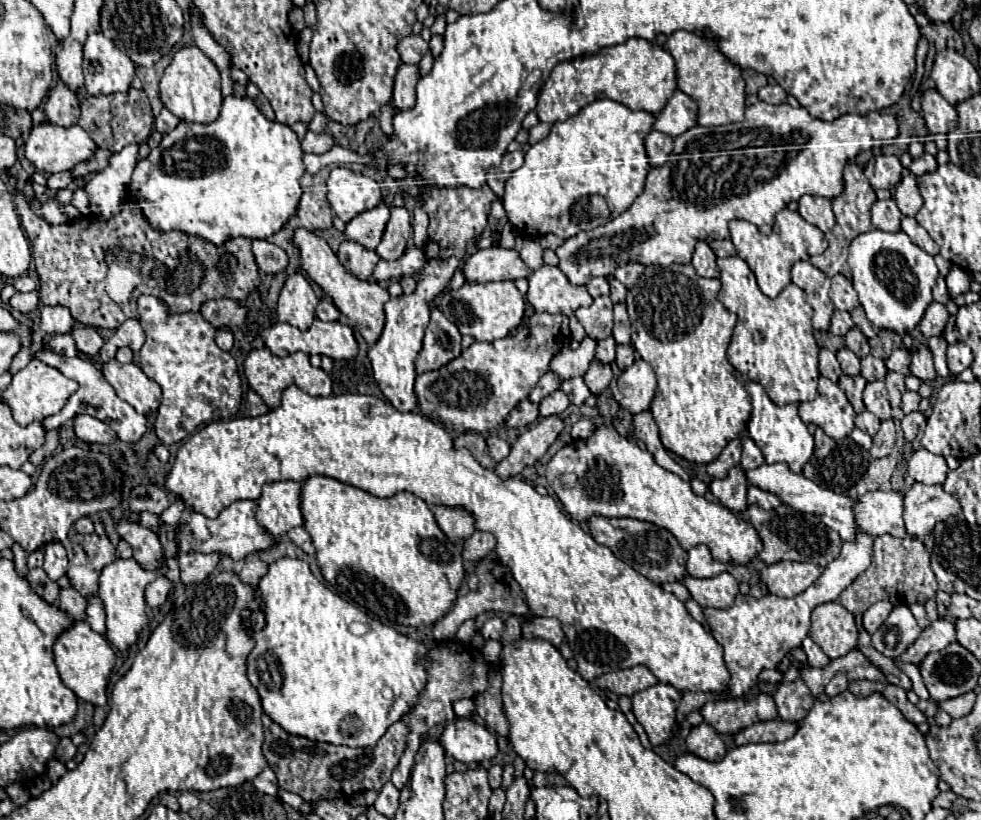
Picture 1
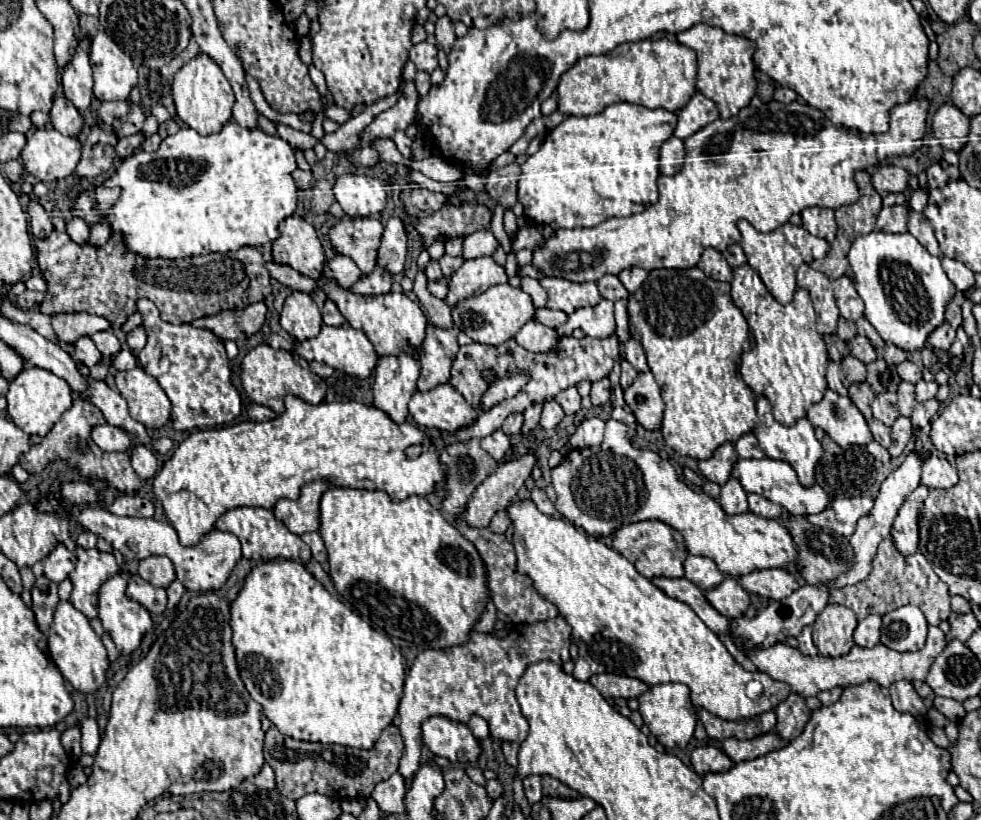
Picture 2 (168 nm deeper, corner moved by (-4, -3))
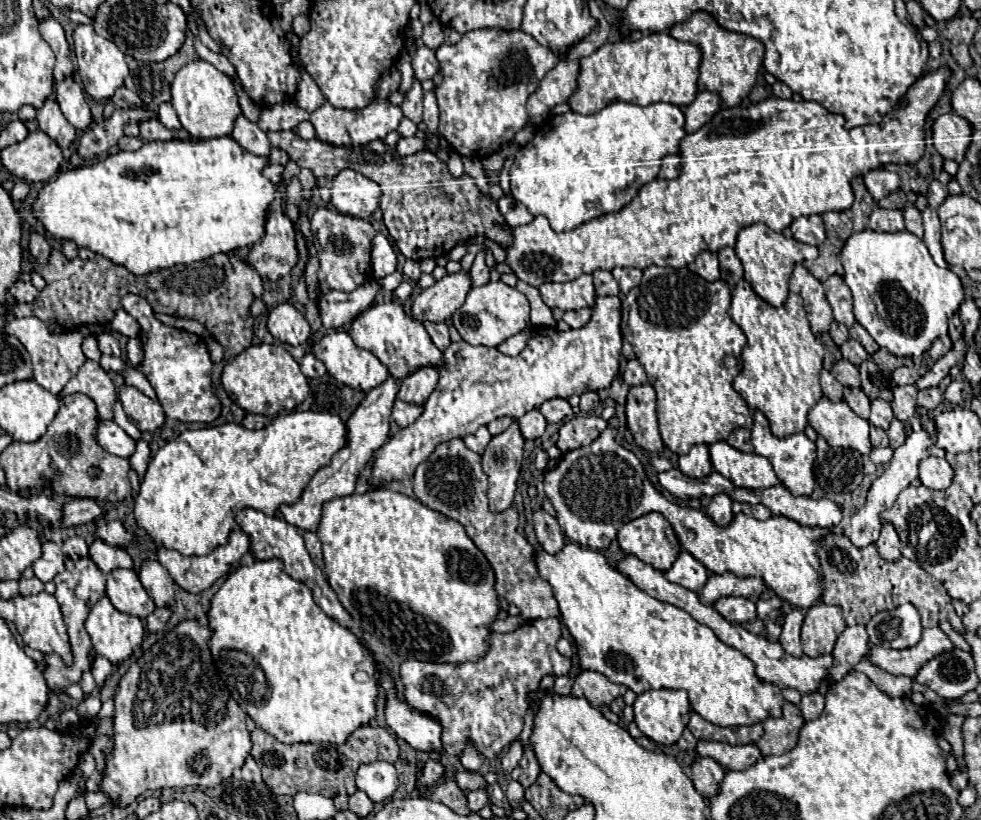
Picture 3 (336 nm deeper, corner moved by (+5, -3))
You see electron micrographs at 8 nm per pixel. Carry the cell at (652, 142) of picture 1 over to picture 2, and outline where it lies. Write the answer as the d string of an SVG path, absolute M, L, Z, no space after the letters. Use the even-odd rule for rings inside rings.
M671 136L669 140L663 142L661 150L659 150L659 170L661 174L675 174L681 170L683 166L683 156L685 156L685 150L683 150L683 140Z

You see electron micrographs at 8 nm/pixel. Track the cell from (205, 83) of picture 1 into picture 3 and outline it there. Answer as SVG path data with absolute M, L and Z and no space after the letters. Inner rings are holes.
M204 60L190 62L176 72L172 82L172 106L182 122L182 128L198 140L230 136L236 118L242 114L232 80Z

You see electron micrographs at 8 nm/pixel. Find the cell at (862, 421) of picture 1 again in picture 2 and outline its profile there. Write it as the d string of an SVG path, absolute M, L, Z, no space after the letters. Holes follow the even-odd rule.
M871 420L871 422L869 422L869 428L871 428L873 438L875 438L881 446L889 448L889 444L891 444L891 438L889 438L889 428L887 428L883 422L877 422L877 420Z

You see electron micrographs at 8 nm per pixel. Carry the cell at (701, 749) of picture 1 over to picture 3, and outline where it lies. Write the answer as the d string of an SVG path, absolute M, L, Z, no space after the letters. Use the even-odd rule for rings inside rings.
M696 758L696 762L690 768L690 778L694 782L694 788L704 798L712 798L716 790L720 790L720 778L724 778L724 768L712 760L712 758Z

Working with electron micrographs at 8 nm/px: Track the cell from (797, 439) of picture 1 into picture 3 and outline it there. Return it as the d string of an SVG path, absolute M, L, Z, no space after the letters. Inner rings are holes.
M754 412L754 428L752 428L752 446L754 446L754 452L758 456L764 456L776 476L780 478L780 482L796 496L810 496L812 490L814 490L814 472L812 472L812 466L814 466L814 460L816 460L816 444L812 440L808 440L808 436L804 432L800 434L792 434L788 438L776 438L770 428L768 428L768 420L762 412Z

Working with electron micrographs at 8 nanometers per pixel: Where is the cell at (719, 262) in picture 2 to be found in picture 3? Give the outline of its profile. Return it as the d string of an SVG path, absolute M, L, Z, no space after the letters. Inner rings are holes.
M700 252L696 256L696 260L692 264L688 264L688 268L694 274L700 274L704 280L714 282L720 278L720 270L718 270L718 254L714 252Z

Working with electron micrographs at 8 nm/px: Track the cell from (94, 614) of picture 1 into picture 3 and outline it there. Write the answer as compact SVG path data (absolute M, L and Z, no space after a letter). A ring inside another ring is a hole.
M96 656L94 664L92 664L92 676L94 676L94 680L96 680L98 686L104 684L104 680L110 676L110 672L112 672L112 664L106 658Z

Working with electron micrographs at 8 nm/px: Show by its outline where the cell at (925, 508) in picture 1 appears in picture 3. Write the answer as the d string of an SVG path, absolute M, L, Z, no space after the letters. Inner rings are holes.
M892 524L882 526L880 538L876 540L876 548L878 548L878 554L888 562L894 562L894 560L898 560L902 556L900 554L900 538L898 538Z

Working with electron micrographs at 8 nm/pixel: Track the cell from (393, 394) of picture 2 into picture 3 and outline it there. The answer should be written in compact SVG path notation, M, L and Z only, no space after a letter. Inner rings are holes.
M388 378L384 384L372 388L364 402L358 406L358 410L352 414L352 418L346 422L348 426L348 442L344 444L344 448L340 448L330 466L320 468L312 480L308 482L306 490L302 492L300 500L296 504L284 504L280 506L280 514L286 522L290 522L292 526L300 528L300 530L308 530L308 532L316 532L318 524L320 524L320 516L322 516L322 504L334 498L344 498L354 494L354 486L356 480L360 476L360 470L364 470L364 466L370 462L374 450L378 450L386 440L388 440L388 430L390 430L390 412L392 412L392 404L396 400L396 392L398 392L398 380Z

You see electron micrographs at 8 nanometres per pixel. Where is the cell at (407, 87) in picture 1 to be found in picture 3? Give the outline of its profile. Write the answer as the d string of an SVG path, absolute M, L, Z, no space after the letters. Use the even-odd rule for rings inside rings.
M376 98L372 104L368 104L362 110L344 110L344 108L334 108L330 102L324 102L318 110L310 114L310 122L316 130L316 138L322 142L328 142L332 146L364 146L374 140L384 140L388 132L396 130L400 120L404 118L400 106Z

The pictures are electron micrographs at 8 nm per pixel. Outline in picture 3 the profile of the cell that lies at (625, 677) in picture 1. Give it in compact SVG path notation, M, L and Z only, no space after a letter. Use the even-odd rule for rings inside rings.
M584 670L576 676L570 694L576 698L586 698L594 708L598 708L602 704L610 704L618 696L624 696L624 692L626 688L622 684L610 682L604 674Z

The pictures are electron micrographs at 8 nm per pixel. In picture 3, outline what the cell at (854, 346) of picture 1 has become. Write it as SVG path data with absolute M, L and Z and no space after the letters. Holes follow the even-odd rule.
M848 340L848 342L844 342L844 344L840 346L840 350L842 350L844 360L852 362L854 366L860 366L864 360L868 360L868 352L866 352L866 350L862 348L862 344L856 342L856 340Z

